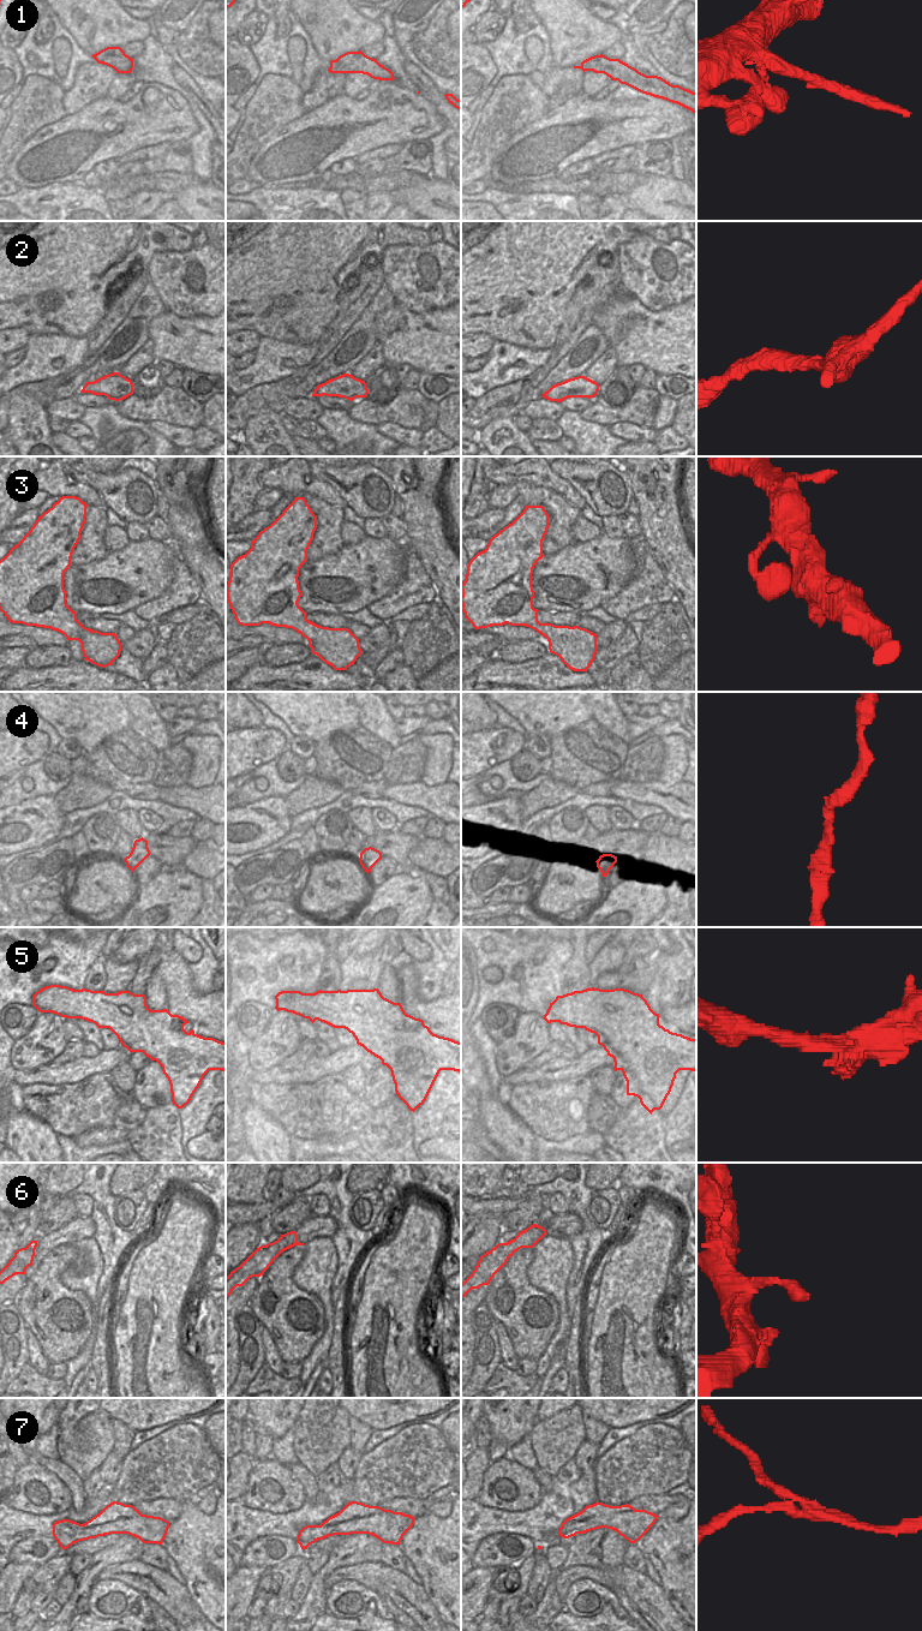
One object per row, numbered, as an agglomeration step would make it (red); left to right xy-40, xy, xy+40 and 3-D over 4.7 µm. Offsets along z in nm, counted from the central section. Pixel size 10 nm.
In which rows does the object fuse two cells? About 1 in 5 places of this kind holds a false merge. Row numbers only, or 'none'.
1, 7

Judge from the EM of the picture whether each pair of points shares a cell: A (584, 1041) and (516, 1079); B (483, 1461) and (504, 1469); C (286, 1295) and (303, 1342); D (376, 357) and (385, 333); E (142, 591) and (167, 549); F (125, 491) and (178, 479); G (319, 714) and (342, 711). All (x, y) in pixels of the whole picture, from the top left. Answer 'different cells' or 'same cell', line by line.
A: different cells
B: different cells
C: same cell
D: different cells
E: same cell
F: different cells
G: same cell

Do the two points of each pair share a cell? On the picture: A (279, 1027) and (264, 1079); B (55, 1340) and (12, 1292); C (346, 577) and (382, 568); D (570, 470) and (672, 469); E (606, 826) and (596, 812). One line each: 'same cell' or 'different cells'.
A: different cells
B: different cells
C: same cell
D: different cells
E: same cell

